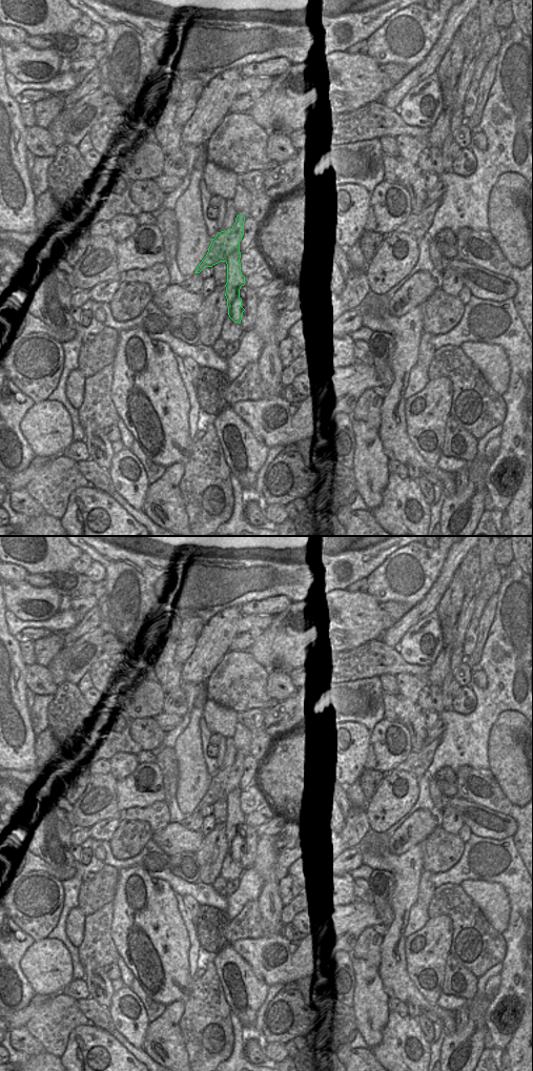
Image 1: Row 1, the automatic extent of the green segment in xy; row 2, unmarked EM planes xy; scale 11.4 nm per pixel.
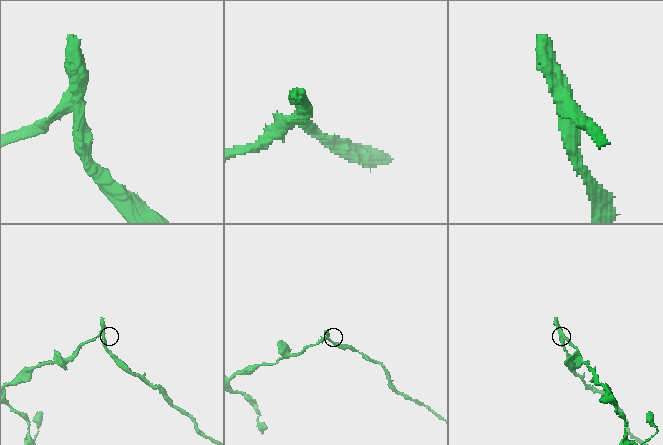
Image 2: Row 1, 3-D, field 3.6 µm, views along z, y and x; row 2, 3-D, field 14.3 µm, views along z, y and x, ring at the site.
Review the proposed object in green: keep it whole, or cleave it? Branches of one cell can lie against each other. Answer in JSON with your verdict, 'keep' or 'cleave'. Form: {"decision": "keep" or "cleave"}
{"decision": "cleave"}

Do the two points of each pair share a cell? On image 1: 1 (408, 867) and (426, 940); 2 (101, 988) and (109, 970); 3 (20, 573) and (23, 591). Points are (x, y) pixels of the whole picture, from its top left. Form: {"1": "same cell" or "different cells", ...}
{"1": "different cells", "2": "different cells", "3": "different cells"}

